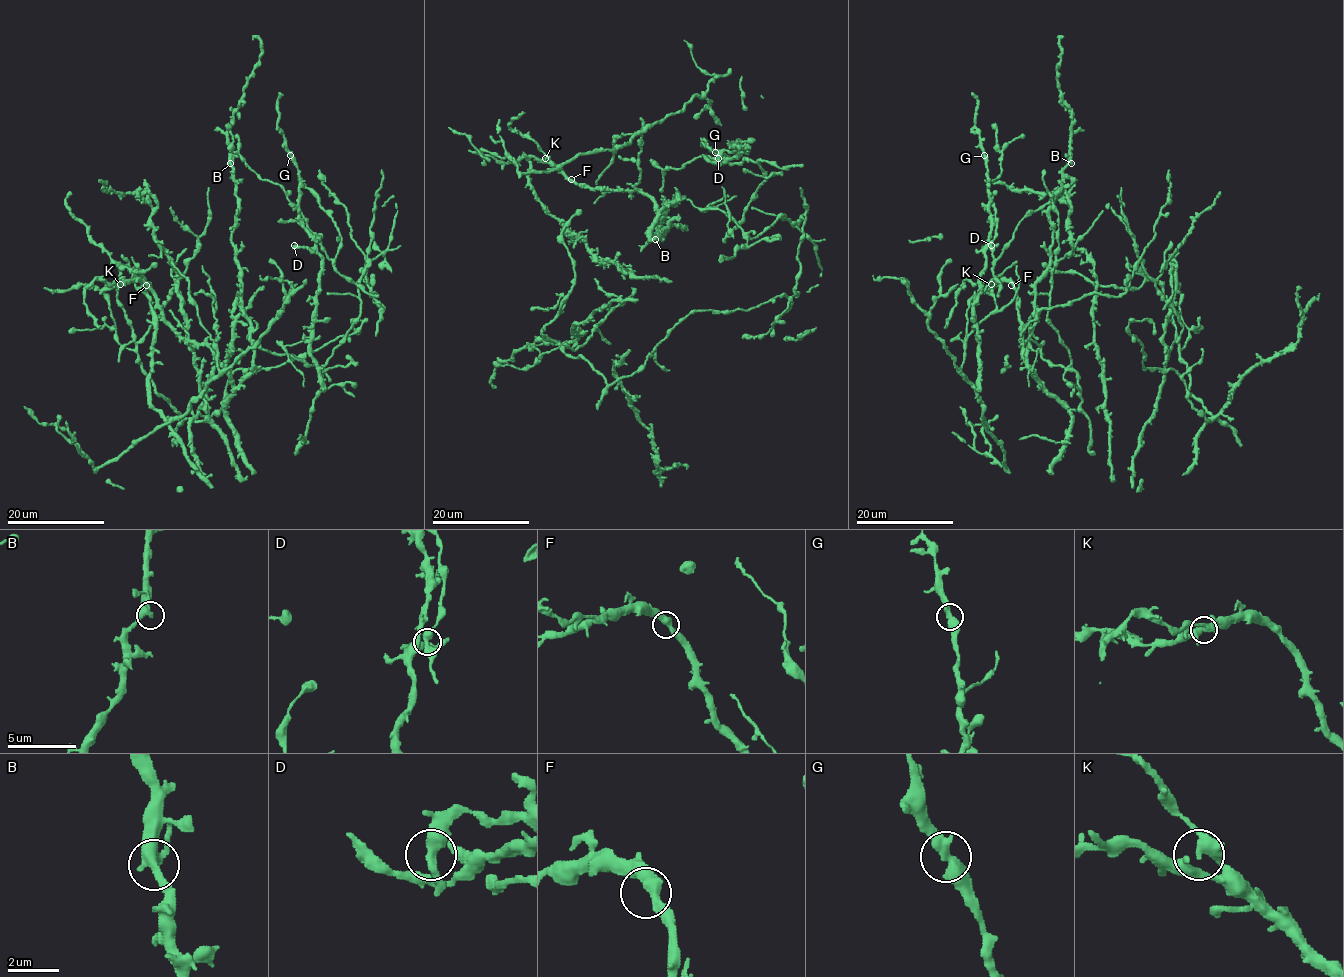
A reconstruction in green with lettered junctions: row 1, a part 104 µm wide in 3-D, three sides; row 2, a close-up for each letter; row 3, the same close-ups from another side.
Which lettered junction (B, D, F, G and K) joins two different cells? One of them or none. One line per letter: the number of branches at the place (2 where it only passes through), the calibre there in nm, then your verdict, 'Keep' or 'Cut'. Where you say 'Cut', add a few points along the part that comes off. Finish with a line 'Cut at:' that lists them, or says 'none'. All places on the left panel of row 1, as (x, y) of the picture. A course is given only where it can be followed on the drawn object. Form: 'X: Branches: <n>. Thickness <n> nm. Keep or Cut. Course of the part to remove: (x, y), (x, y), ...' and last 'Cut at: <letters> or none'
B: Branches: 2. Thickness 420 nm. Keep
D: Branches: 2. Thickness 420 nm. Keep
F: Branches: 2. Thickness 440 nm. Keep
G: Branches: 2. Thickness 440 nm. Keep
K: Branches: 2. Thickness 400 nm. Keep
Cut at: none

